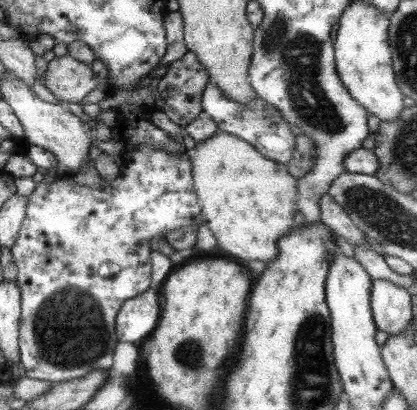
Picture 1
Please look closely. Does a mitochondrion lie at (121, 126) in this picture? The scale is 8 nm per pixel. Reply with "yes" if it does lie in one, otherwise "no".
no

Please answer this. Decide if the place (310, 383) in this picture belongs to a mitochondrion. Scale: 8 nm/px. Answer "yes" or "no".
yes

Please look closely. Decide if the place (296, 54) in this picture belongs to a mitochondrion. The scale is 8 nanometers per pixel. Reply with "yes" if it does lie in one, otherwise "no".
yes

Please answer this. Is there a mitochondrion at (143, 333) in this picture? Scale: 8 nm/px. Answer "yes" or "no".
no

